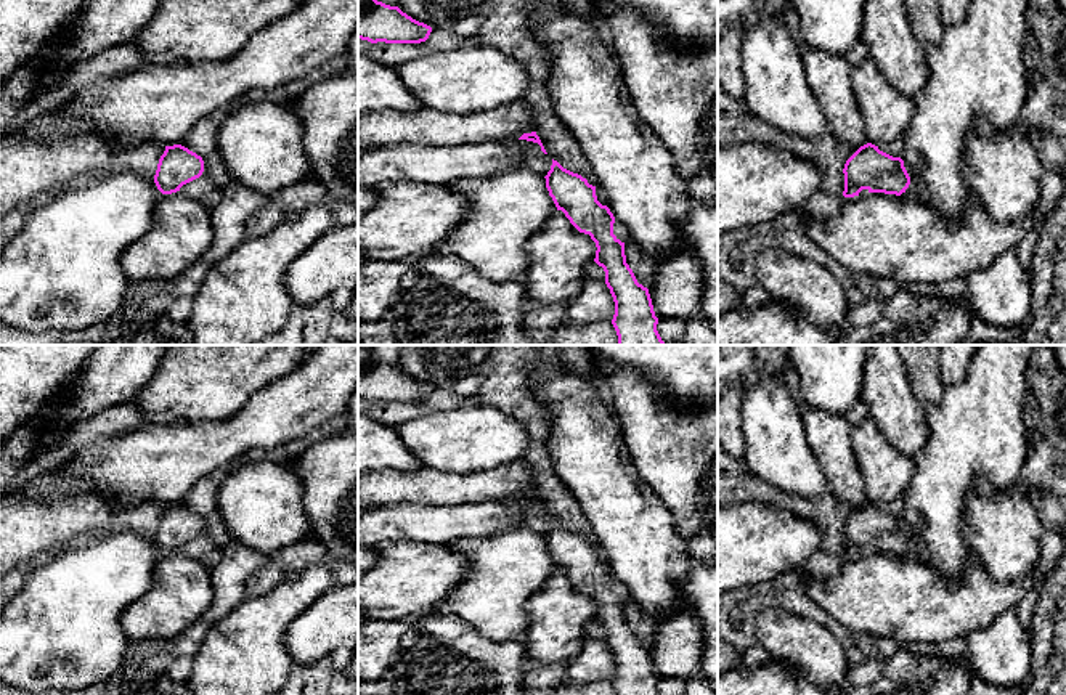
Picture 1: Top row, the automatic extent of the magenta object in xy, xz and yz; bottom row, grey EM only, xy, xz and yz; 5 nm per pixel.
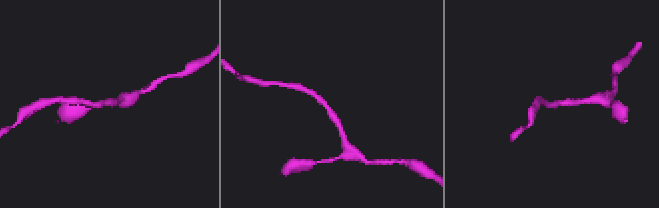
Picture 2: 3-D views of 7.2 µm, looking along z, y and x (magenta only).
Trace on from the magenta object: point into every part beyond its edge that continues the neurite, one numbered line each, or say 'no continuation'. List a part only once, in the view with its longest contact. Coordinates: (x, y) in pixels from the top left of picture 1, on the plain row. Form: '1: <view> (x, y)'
no continuation

